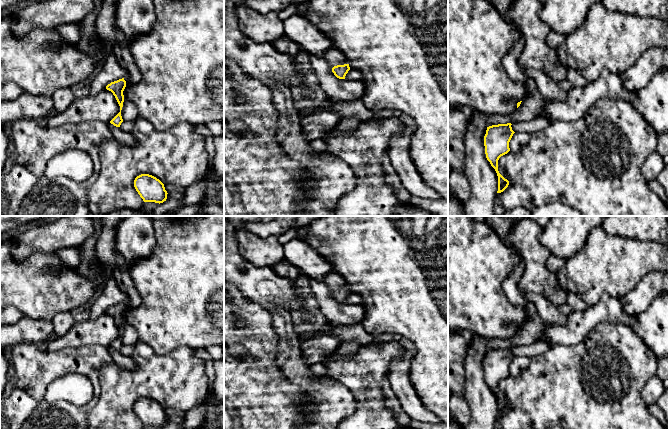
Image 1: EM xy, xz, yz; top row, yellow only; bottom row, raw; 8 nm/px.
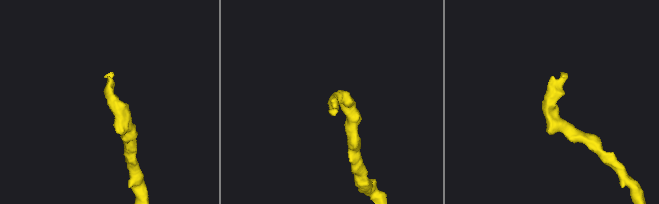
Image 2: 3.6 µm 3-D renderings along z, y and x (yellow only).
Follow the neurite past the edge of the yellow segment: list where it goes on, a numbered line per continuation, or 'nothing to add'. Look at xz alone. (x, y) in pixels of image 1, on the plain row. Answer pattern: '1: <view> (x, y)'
1: xz (333, 280)

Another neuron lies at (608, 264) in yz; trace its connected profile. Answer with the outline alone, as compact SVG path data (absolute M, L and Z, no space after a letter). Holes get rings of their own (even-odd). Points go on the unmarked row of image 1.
M602 226L591 230L583 249L566 259L555 274L557 286L595 305L603 294L621 298L648 274L668 271L668 244L610 235Z

